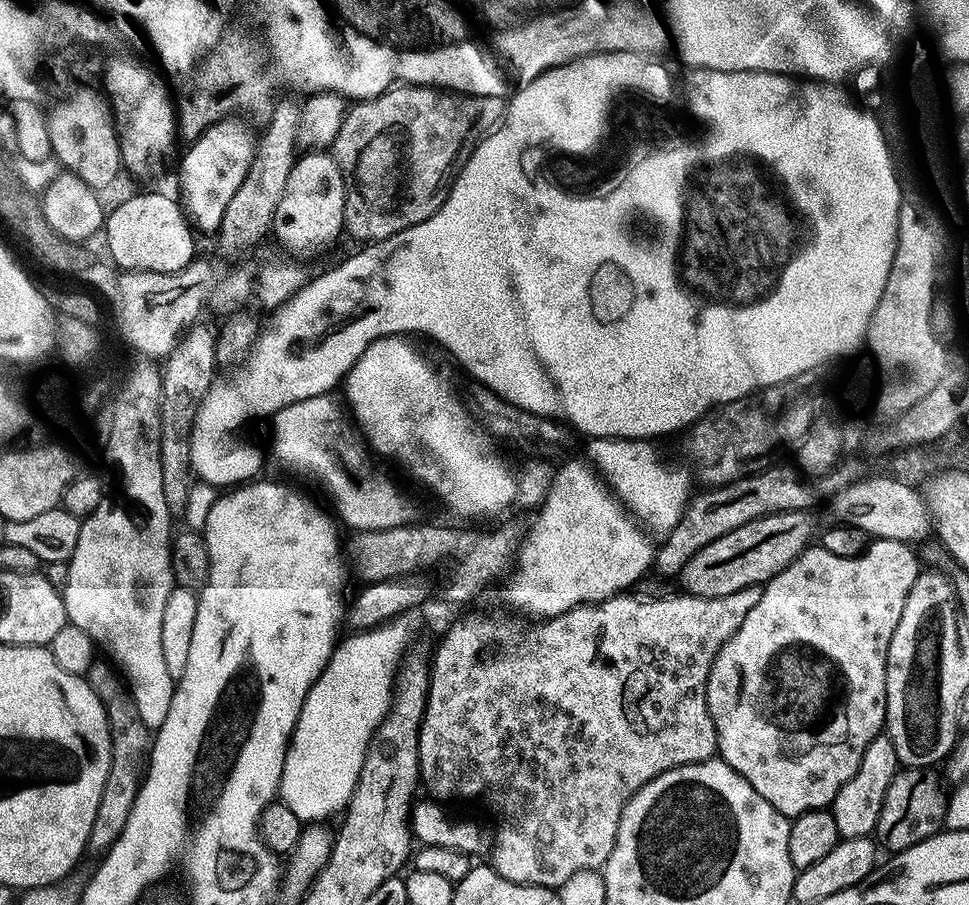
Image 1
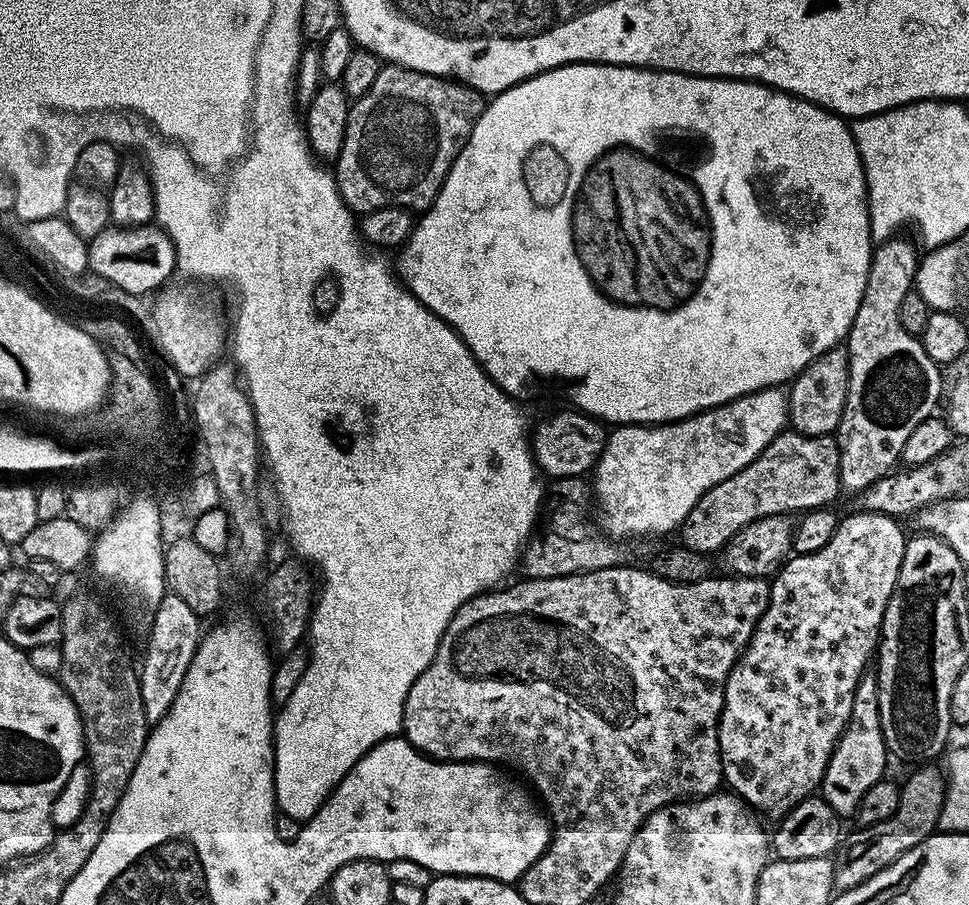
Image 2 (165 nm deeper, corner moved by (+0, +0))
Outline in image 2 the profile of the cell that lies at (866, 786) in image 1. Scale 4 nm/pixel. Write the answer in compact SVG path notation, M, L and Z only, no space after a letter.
M866 674L854 690L854 706L850 706L848 724L826 766L826 774L818 789L819 795L836 811L837 816L855 817L862 798L866 798L866 790L885 779L884 767L888 760L890 761L890 753L882 734L882 718L878 706L878 682L875 675Z

